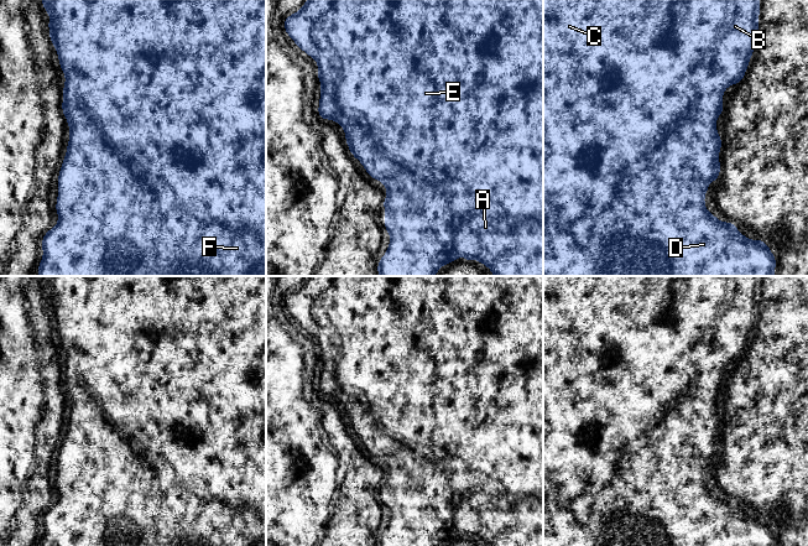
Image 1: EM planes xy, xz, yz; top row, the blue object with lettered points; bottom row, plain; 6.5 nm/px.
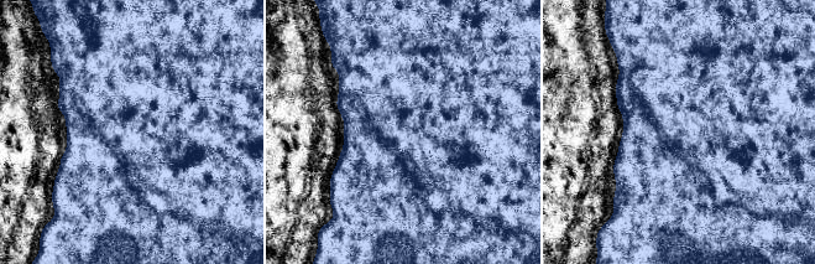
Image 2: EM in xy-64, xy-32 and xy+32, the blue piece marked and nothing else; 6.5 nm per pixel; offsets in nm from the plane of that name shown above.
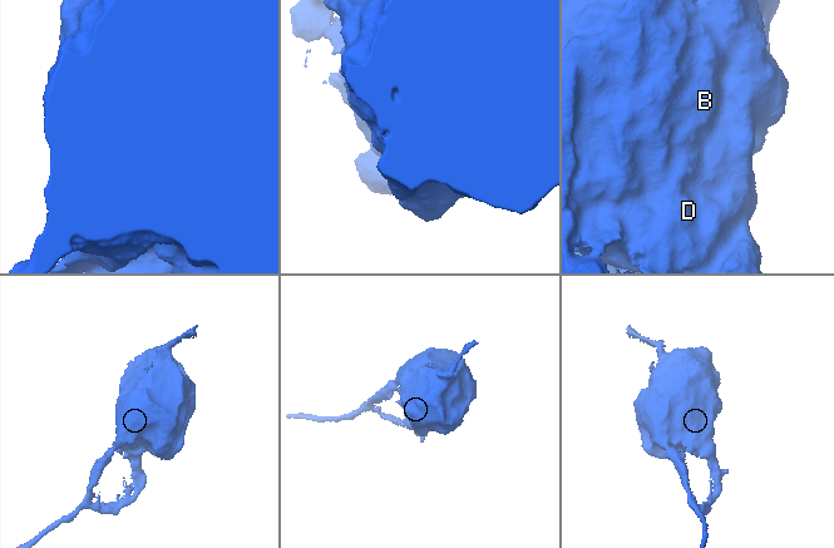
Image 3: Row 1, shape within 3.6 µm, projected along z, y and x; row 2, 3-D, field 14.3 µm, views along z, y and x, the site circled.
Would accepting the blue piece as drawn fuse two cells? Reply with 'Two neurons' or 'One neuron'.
One neuron

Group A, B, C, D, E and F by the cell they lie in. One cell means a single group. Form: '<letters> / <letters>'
A B C D E F

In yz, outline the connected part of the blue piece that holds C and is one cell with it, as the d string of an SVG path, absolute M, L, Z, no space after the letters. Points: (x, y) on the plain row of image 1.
M543 276L543 546L776 546L776 534L773 534L773 532L772 532L772 530L771 530L771 526L770 526L770 525L768 525L768 522L767 522L767 521L766 521L766 520L763 520L763 519L762 519L762 518L761 518L761 516L756 516L756 518L749 518L749 516L747 516L747 515L746 515L746 514L745 514L745 513L744 513L744 511L741 511L741 510L739 510L739 509L737 509L737 506L736 506L736 501L734 501L734 500L730 500L730 499L726 499L726 500L721 500L721 499L720 499L720 498L719 498L719 496L718 496L718 495L716 495L716 494L715 494L715 493L713 493L713 492L710 492L710 490L709 490L709 489L708 489L708 487L707 487L707 484L705 484L705 482L704 482L704 474L705 474L705 470L707 470L707 468L708 468L708 464L709 464L709 461L710 461L710 459L711 459L711 458L716 458L716 457L719 457L719 451L720 451L720 437L719 437L719 436L718 436L718 431L719 431L719 428L720 428L720 427L721 427L721 415L720 415L720 414L719 414L719 412L718 412L718 409L716 409L716 404L715 404L715 400L716 400L716 396L718 396L718 394L719 394L719 392L720 392L720 391L723 391L723 389L724 389L724 383L723 383L723 370L724 370L724 368L725 368L725 366L726 366L726 365L728 365L728 364L729 364L729 363L731 363L731 362L739 362L739 360L740 360L740 359L741 359L741 358L742 358L742 355L744 355L744 353L745 353L745 349L746 349L746 347L747 347L747 343L749 343L749 338L750 338L750 336L751 336L751 333L752 333L752 329L754 329L754 326L755 326L755 323L756 323L756 321L757 321L757 317L759 317L759 292L760 292L760 276Z

